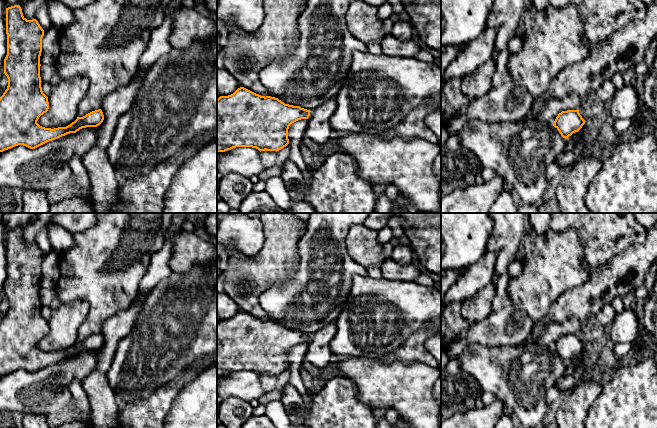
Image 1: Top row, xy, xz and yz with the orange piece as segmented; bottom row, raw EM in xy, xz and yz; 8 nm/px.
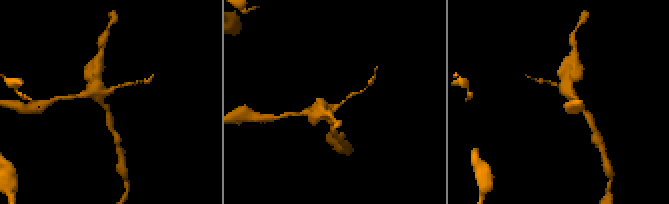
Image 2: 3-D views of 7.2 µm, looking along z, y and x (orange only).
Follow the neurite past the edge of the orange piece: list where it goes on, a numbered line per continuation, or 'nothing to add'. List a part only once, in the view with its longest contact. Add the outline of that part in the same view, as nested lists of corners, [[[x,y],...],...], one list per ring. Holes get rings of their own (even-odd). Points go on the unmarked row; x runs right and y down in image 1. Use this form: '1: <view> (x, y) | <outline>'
nothing to add

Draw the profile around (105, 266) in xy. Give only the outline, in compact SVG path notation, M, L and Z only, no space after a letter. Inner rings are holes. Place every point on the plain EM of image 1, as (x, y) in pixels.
M97 213L92 227L74 234L74 244L59 255L60 277L54 291L61 304L86 301L89 305L87 316L78 329L78 341L101 333L106 320L135 301L152 255L166 242L172 217L173 213Z

